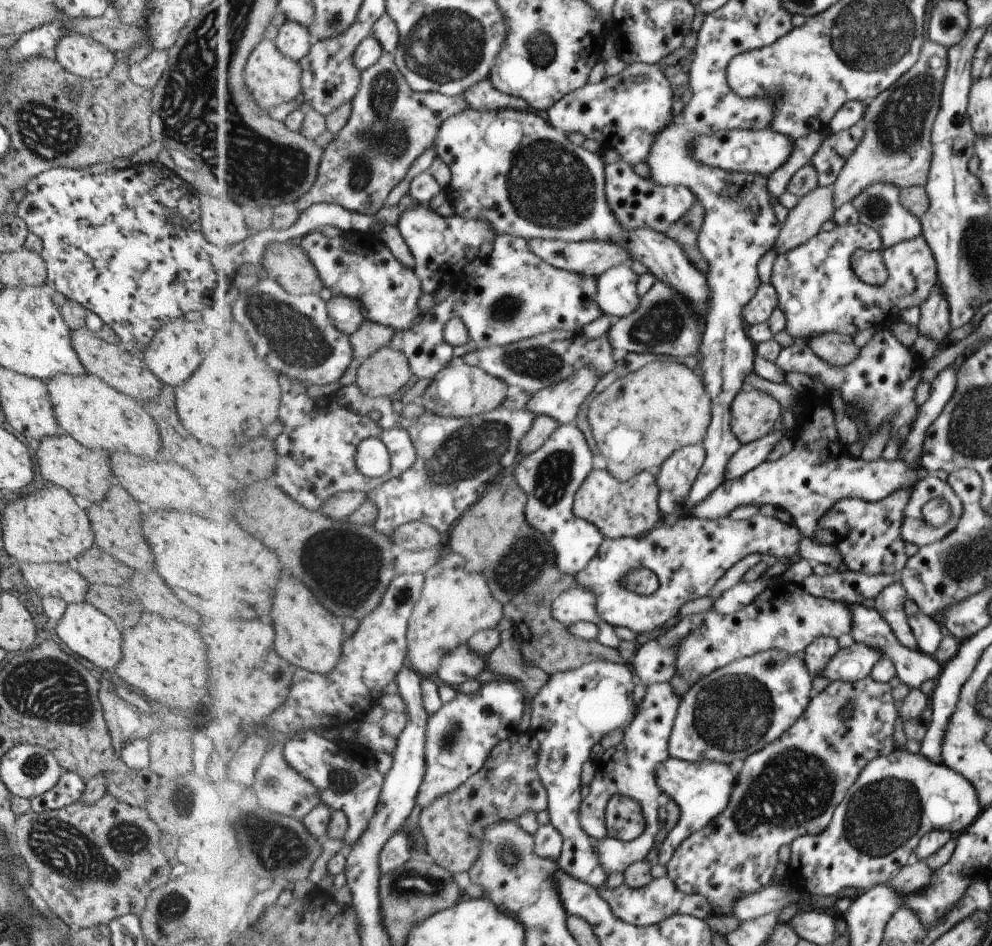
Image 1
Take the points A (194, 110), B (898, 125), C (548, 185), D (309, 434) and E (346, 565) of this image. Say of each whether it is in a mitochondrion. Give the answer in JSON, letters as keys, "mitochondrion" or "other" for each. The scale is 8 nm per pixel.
{"A":"mitochondrion","B":"mitochondrion","C":"mitochondrion","D":"other","E":"mitochondrion"}

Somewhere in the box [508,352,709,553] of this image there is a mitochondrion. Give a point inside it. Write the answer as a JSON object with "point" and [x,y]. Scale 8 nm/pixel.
{"point":[553,475]}

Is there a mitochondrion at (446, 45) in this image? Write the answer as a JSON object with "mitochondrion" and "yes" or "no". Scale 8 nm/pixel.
{"mitochondrion":"yes"}

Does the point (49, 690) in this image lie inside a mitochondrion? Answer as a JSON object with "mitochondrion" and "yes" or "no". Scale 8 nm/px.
{"mitochondrion":"yes"}

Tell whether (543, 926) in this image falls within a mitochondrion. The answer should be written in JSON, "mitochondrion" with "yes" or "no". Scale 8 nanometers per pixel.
{"mitochondrion":"yes"}

